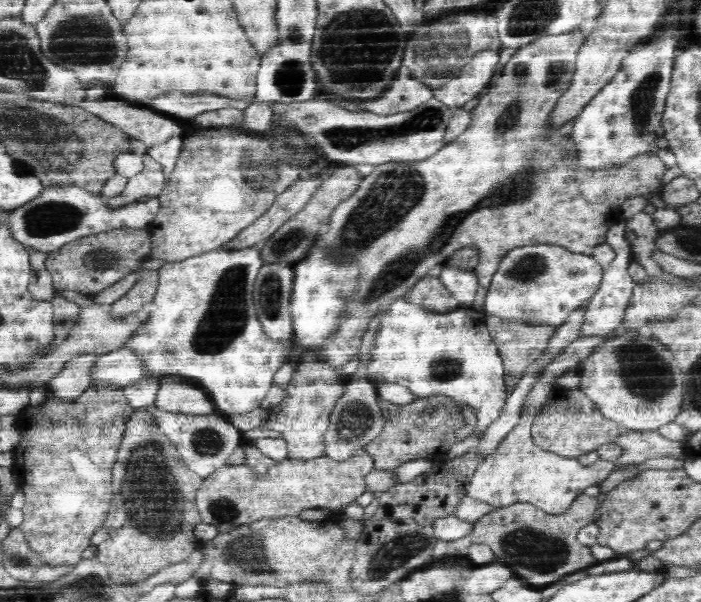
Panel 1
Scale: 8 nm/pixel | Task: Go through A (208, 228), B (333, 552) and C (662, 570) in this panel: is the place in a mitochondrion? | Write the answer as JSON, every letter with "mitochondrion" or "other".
{"A":"other","B":"other","C":"other"}

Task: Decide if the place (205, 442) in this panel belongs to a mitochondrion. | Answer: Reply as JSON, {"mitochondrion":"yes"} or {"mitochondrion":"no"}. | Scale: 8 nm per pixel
{"mitochondrion":"yes"}

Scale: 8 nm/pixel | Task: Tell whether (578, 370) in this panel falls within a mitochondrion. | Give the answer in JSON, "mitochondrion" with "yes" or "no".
{"mitochondrion":"no"}

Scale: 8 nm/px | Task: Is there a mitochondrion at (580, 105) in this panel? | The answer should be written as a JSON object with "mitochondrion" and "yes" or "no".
{"mitochondrion":"no"}

